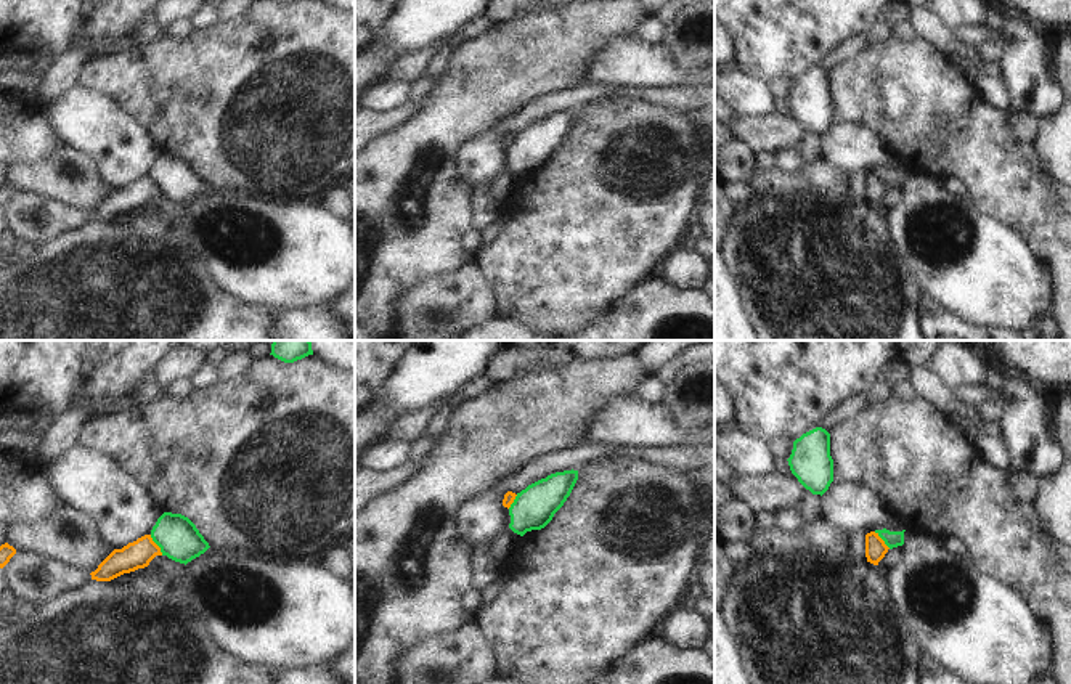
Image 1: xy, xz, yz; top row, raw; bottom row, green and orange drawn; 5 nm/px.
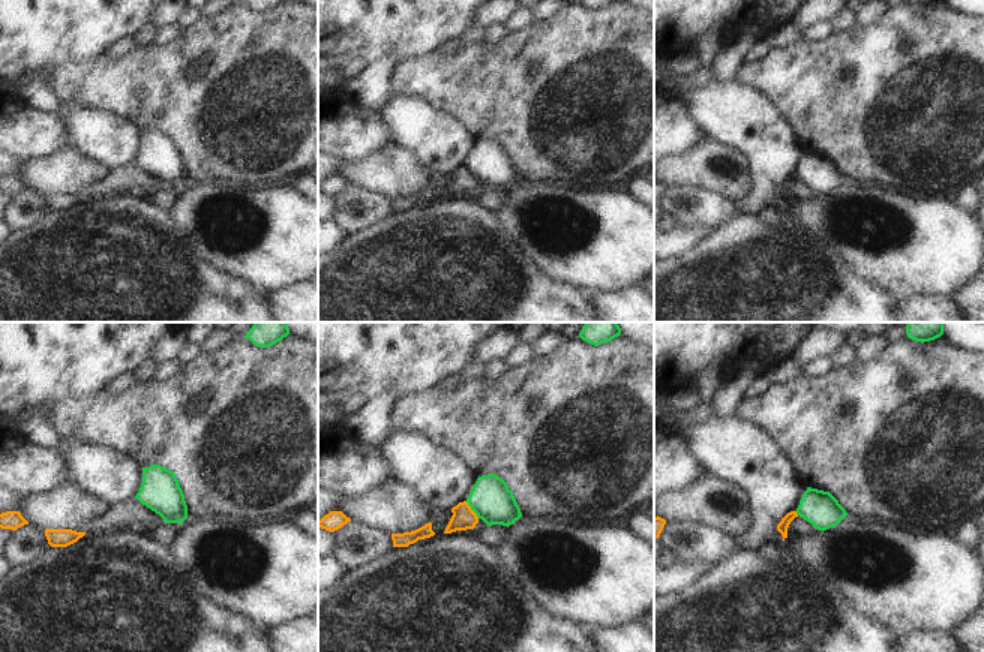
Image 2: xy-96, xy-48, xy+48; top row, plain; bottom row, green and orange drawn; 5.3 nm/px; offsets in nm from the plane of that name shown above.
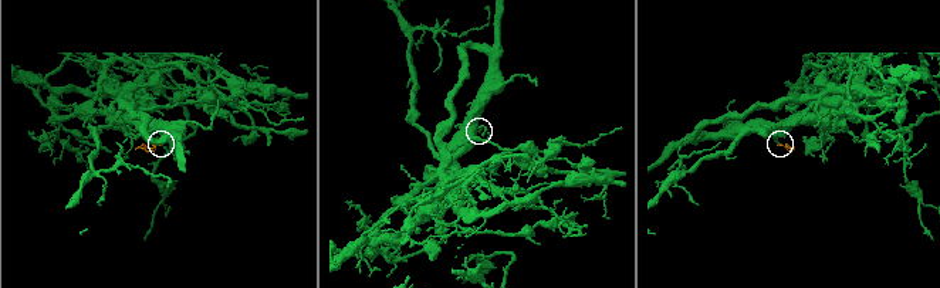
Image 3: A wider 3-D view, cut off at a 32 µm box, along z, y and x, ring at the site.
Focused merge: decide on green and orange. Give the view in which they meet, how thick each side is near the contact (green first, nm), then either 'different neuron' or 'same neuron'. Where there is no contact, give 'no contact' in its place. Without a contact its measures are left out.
xy | 200/140 nm | different neuron

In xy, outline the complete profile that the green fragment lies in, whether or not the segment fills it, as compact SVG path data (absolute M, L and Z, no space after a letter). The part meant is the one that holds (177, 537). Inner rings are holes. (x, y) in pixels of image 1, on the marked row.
M164 512L157 519L151 538L162 556L185 565L210 548L188 517L172 512Z

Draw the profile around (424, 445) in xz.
M426 432L411 445L408 462L417 462L419 459L430 454L438 445L442 438L432 438Z

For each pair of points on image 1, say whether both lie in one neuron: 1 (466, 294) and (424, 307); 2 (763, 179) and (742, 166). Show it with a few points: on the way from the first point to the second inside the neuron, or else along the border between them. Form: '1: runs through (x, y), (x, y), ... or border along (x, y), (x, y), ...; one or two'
1: runs through (456, 304), (434, 307); one
2: border along (758, 169), (749, 182); two

